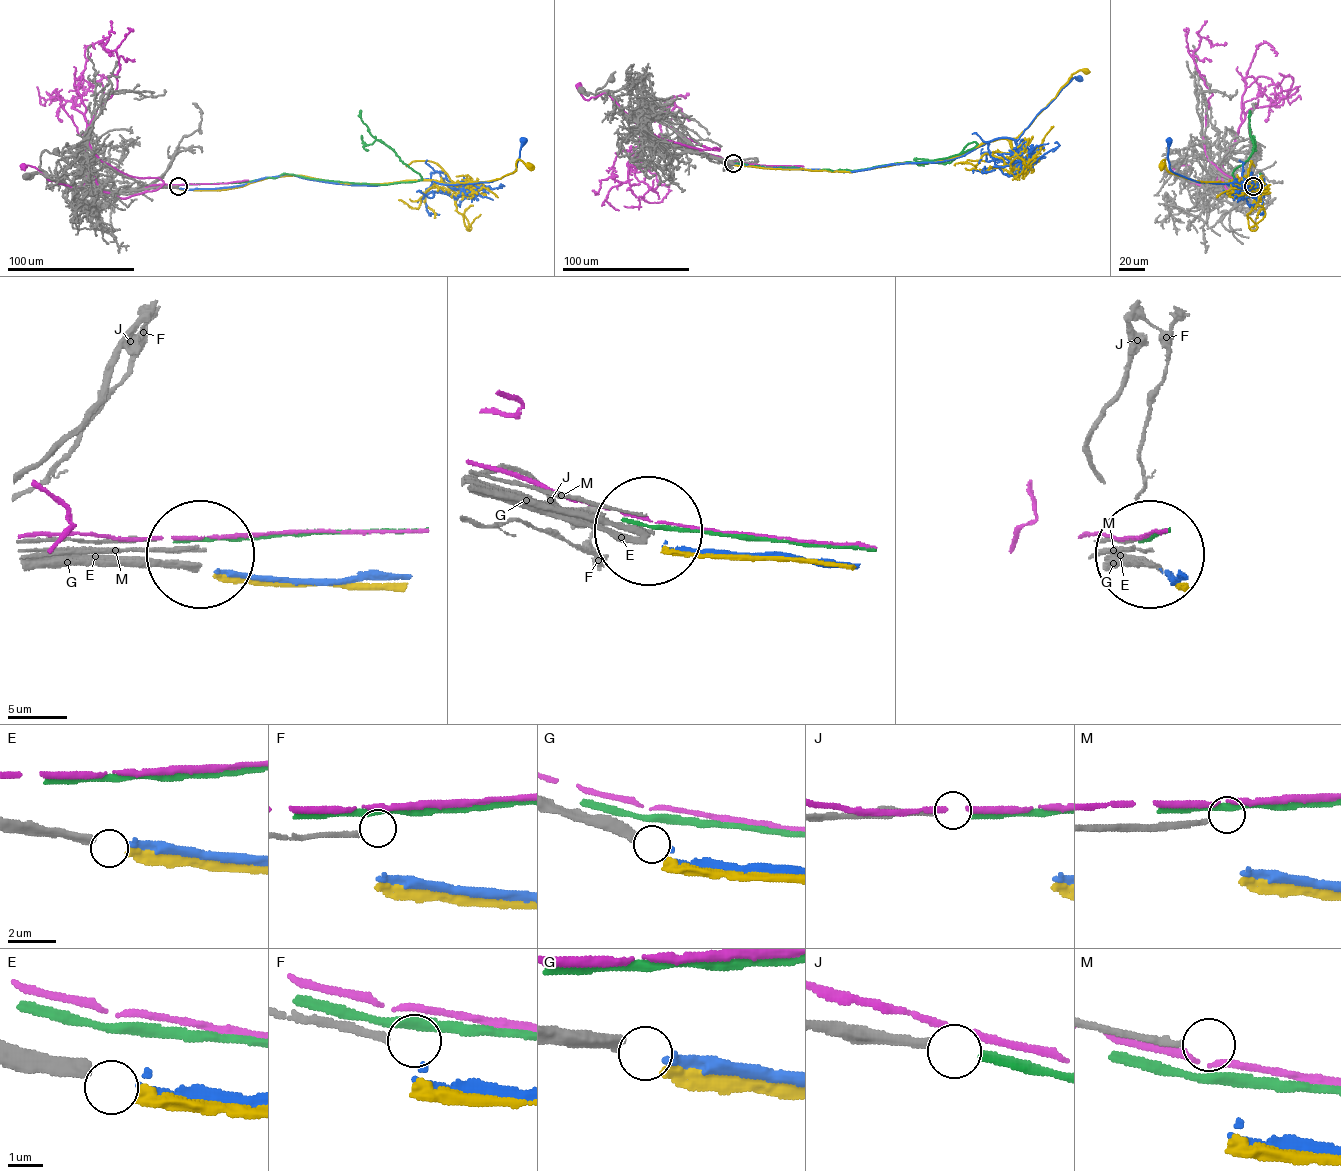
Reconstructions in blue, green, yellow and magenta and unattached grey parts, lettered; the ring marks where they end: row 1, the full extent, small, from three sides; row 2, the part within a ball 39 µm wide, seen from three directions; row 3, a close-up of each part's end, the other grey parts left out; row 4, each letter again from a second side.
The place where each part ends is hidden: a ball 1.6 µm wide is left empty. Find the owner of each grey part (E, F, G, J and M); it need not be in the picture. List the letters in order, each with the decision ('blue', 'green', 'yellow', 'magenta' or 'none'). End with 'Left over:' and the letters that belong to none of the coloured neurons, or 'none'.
E: yellow
F: none
G: blue
J: green
M: none
Left over: F, M

